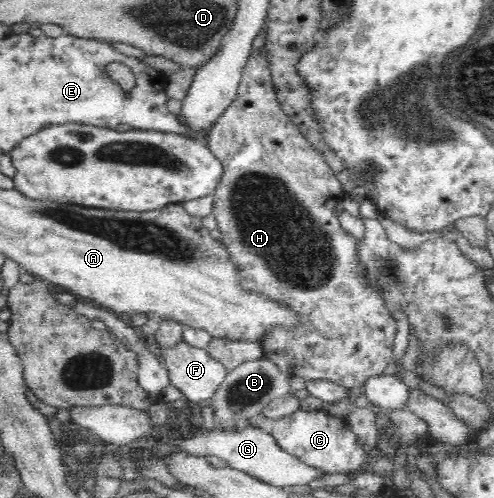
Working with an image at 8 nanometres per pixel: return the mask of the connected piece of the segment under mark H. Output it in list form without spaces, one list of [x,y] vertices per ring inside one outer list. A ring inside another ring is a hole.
[[[266,45],[262,46],[259,52],[251,56],[243,68],[242,78],[239,88],[235,94],[235,100],[223,110],[219,118],[211,124],[208,131],[207,145],[210,151],[217,157],[217,160],[223,164],[224,173],[219,181],[215,192],[213,192],[213,216],[217,220],[217,228],[223,233],[222,246],[225,252],[231,254],[231,261],[235,262],[237,284],[244,292],[249,295],[263,295],[265,300],[271,300],[280,307],[288,308],[293,313],[293,324],[271,325],[263,330],[260,334],[259,344],[263,347],[264,356],[273,361],[281,372],[291,375],[300,375],[304,381],[327,380],[335,382],[347,389],[363,387],[365,382],[373,376],[384,374],[391,367],[391,358],[393,358],[393,340],[397,332],[397,322],[391,310],[387,309],[387,300],[383,296],[383,290],[371,282],[367,277],[367,266],[363,265],[362,258],[359,257],[359,241],[347,229],[342,227],[339,217],[333,213],[334,206],[344,198],[344,190],[337,178],[337,173],[329,166],[329,163],[323,159],[321,151],[317,151],[307,140],[307,137],[301,132],[301,129],[291,122],[287,113],[278,103],[278,94],[274,89],[272,82],[272,72],[270,69],[269,49]]]

